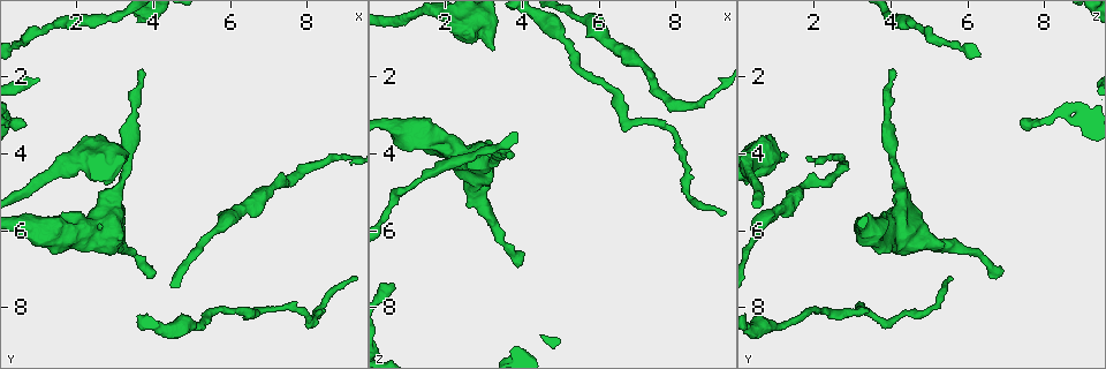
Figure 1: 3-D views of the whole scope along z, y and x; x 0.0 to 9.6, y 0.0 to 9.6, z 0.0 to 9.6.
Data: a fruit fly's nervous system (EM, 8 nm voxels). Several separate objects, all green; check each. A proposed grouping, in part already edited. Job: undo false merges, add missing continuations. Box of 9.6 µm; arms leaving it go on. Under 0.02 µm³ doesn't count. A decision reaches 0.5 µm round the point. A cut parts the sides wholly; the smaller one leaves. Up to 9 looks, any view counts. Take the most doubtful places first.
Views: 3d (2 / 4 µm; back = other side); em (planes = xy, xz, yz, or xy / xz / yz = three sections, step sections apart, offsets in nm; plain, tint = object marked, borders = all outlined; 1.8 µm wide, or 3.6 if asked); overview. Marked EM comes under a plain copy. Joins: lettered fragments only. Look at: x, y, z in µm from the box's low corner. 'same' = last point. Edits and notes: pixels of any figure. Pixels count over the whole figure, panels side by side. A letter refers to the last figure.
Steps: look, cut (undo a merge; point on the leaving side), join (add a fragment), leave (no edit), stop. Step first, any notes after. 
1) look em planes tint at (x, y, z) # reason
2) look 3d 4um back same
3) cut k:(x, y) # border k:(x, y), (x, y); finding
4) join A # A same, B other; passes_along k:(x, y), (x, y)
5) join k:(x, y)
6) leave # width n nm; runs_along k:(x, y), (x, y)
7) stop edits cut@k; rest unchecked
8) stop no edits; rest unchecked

look em planes borders at (0.55, 3.30, 7.50) # an open end

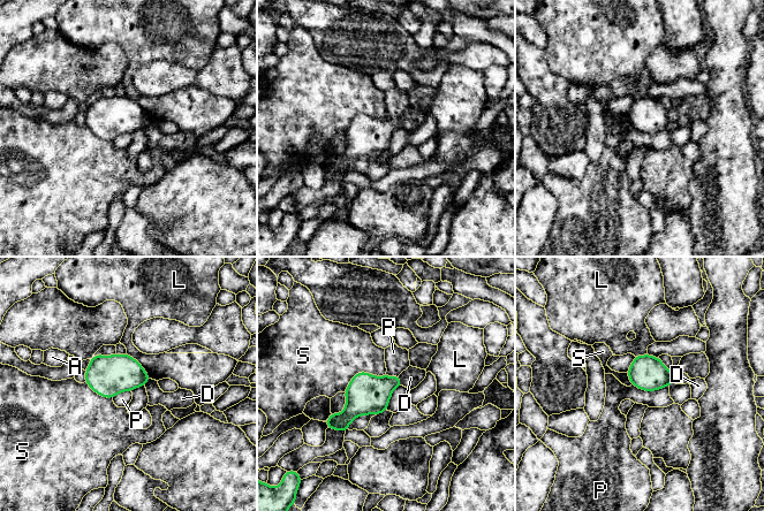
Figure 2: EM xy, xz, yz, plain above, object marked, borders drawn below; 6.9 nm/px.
leave # longest_contact S 320 nm; A other, D other, L other, P other, S other; border 2:(632, 383), (643, 390), (668, 387); no lettered fragment goes on from it

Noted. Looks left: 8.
look 3d 4um at (3.95, 7.05, 6.95)

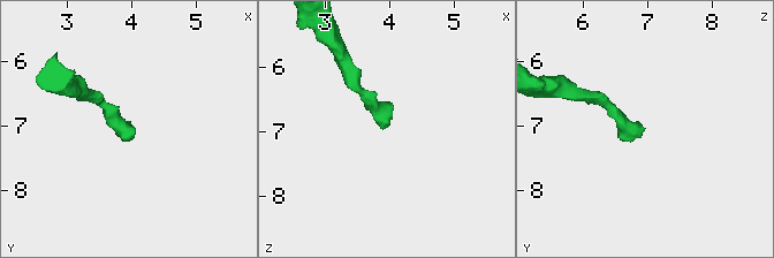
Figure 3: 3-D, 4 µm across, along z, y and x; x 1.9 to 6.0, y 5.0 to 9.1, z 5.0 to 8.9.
look em 3.6um planes borders at (3.90, 7.05, 6.95) # shape alone is not enough

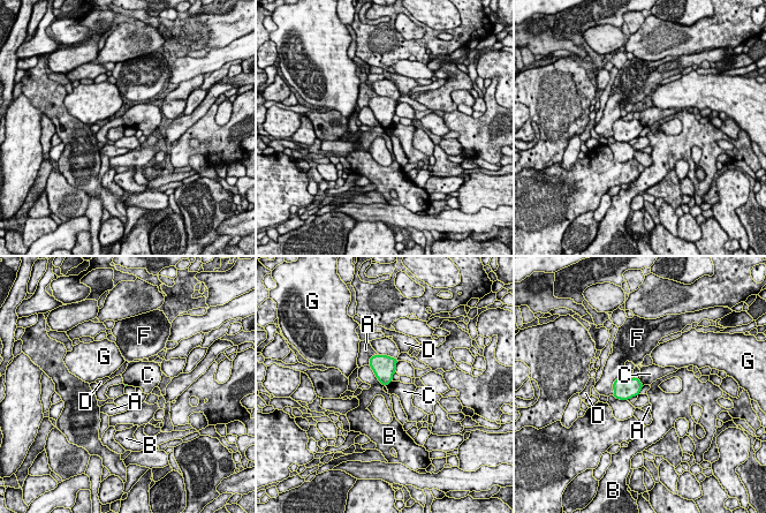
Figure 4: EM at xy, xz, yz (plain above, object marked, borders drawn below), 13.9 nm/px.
leave # longest_contact B 380 nm; A other, B other, C other, D other, F other, G other; none of them fits

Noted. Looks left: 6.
look em planes borders at (3.65, 1.80, 3.95) # tapers out

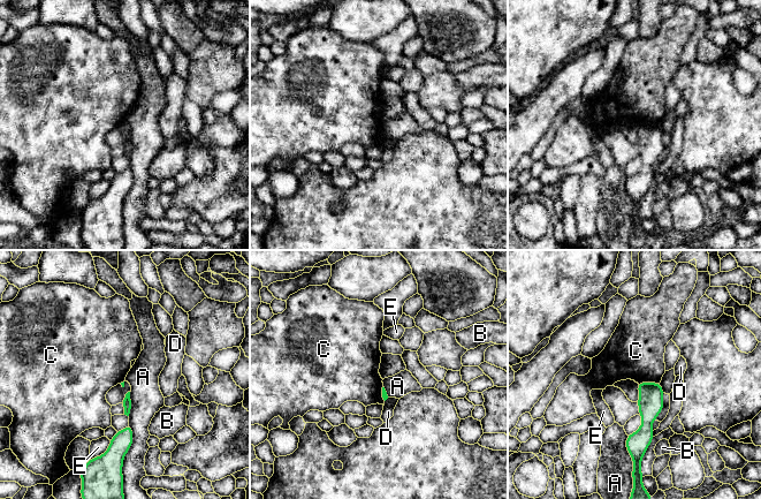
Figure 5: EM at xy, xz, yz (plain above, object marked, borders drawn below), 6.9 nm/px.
leave # A other, B other, C other, D other, E other; border 5:(637, 382), (659, 383); no lettered fragment goes on from it

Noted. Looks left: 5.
look em 3.6um planes borders at (2.75, 4.00, 1.15) # an open end

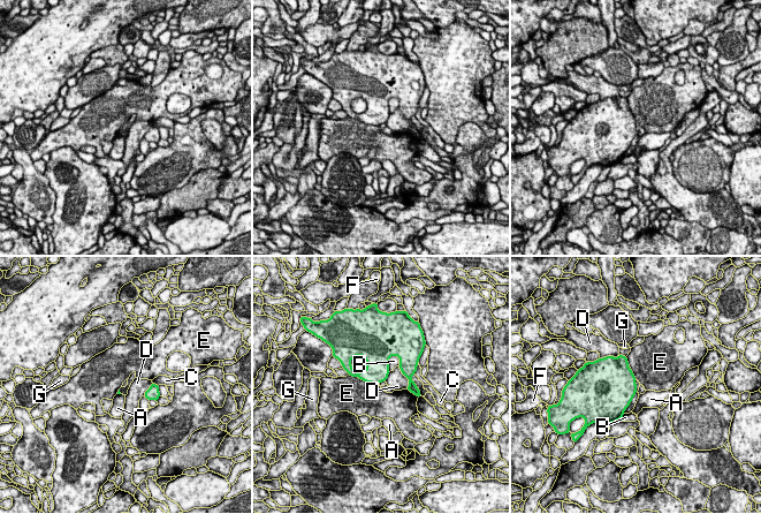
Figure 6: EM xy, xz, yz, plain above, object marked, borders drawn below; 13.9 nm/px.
leave # A other, B other, C other, D other, E other, F other, G other; border 6:(348, 373), (365, 382), (379, 384); no lettered fragment goes on from it

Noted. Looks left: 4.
stop no edits; rest unchecked

